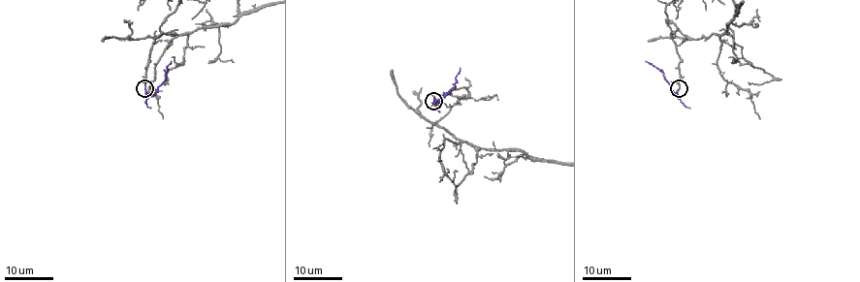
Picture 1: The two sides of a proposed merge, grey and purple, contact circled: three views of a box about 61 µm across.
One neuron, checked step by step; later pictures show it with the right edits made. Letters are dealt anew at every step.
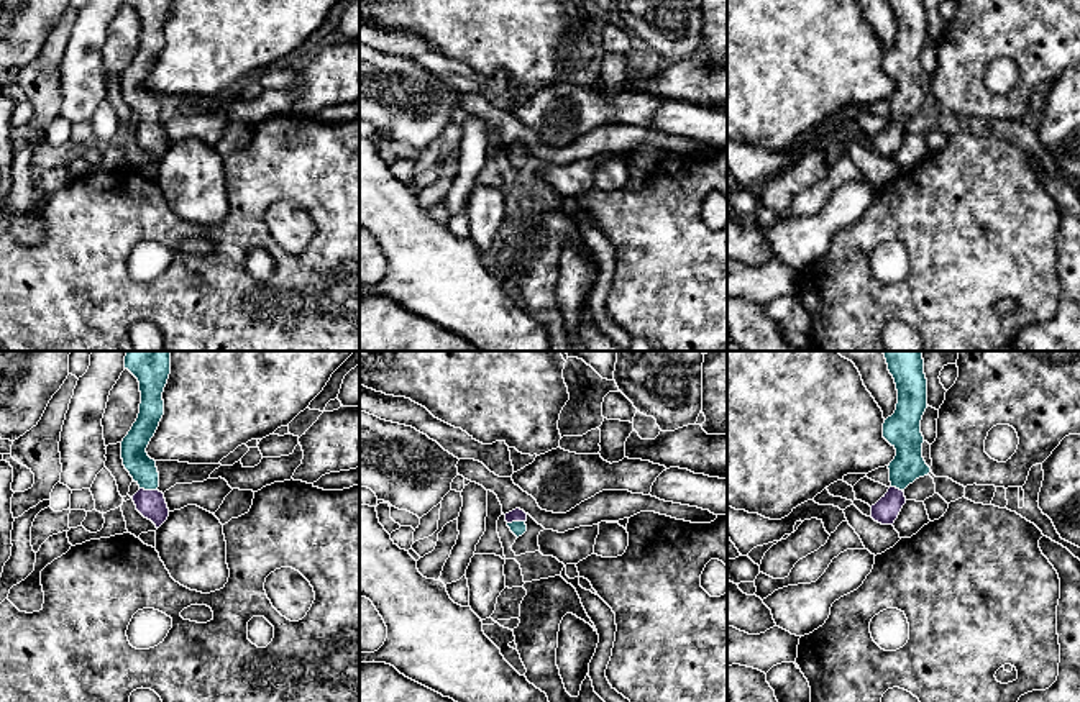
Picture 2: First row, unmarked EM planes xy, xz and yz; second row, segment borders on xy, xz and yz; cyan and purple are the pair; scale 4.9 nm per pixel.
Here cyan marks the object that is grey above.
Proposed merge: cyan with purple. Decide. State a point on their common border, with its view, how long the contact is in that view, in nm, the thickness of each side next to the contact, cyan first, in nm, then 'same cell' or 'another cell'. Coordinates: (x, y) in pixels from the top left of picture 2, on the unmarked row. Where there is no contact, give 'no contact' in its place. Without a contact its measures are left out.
xy (148, 122) | 90 nm | 140/140 nm | same cell

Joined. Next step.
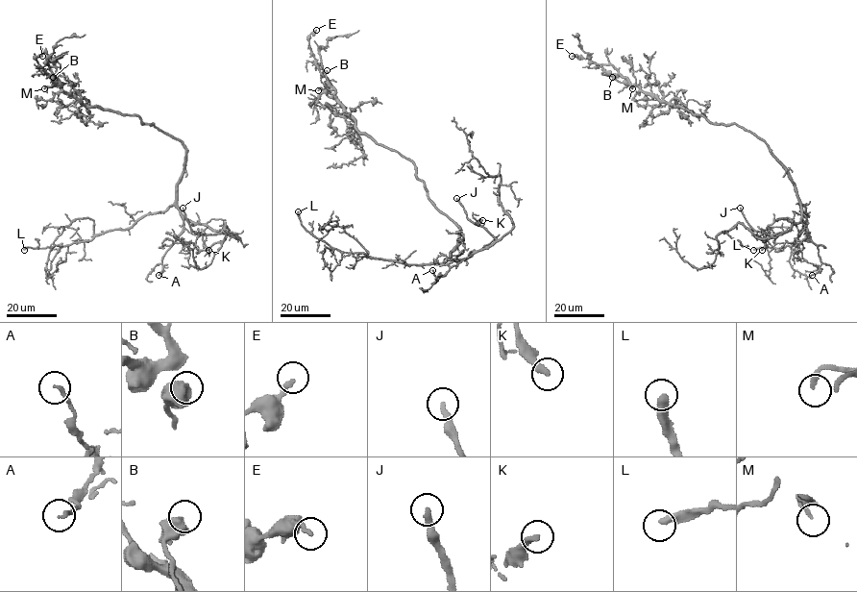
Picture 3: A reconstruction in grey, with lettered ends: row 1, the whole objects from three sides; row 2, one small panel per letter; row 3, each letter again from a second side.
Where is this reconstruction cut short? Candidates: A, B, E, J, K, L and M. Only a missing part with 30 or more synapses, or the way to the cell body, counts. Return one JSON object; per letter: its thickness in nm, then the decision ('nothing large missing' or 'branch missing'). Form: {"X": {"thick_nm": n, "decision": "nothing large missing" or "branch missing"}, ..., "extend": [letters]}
{"A": {"thick_nm": 170, "decision": "nothing large missing"}, "B": {"thick_nm": 700, "decision": "nothing large missing"}, "E": {"thick_nm": 200, "decision": "nothing large missing"}, "J": {"thick_nm": 280, "decision": "branch missing"}, "K": {"thick_nm": 280, "decision": "branch missing"}, "L": {"thick_nm": 400, "decision": "nothing large missing"}, "M": {"thick_nm": 220, "decision": "branch missing"}, "extend": ["J", "K", "M"]}

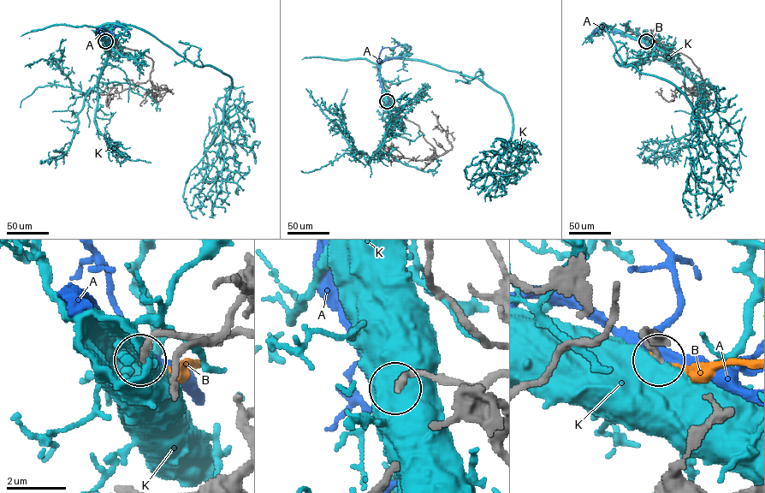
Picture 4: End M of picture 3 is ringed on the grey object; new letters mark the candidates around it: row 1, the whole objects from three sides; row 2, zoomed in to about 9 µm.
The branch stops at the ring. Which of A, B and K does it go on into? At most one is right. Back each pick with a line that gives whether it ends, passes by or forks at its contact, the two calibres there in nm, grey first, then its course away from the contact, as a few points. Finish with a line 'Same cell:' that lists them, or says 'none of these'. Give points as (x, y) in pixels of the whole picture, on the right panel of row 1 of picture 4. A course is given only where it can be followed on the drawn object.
Same cell: none of these

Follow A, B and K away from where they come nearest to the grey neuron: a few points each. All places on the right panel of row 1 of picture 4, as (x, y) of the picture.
A: (646, 41), (631, 38), (617, 32), (608, 32), (602, 26), (594, 34)
B: (646, 41), (656, 43)
K: (646, 41), (603, 23), (622, 64), (678, 89), (718, 151), (726, 173), (703, 215)

